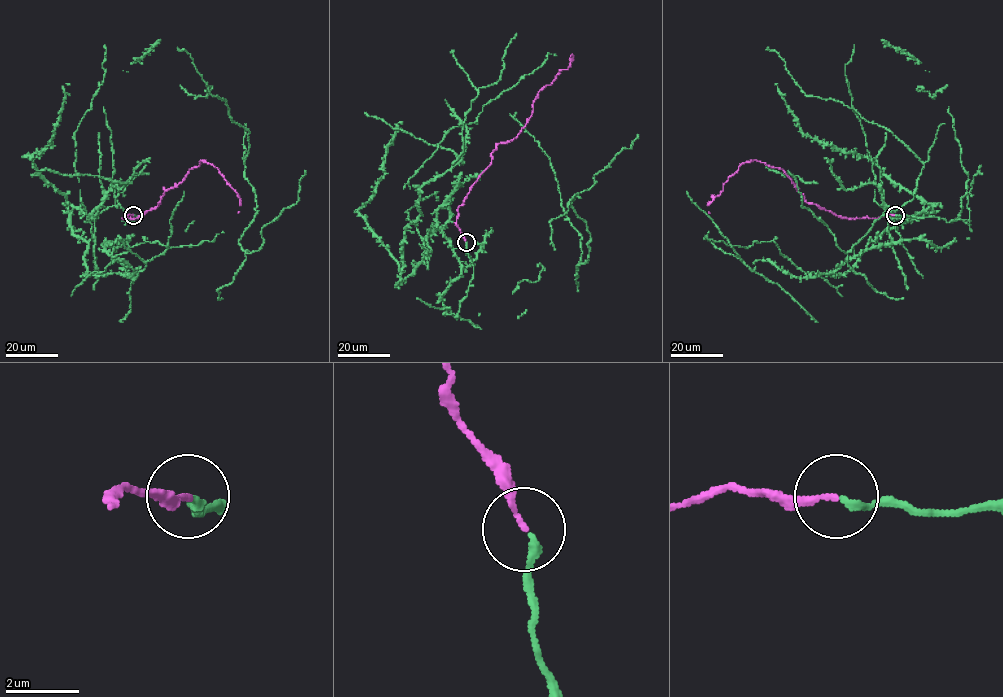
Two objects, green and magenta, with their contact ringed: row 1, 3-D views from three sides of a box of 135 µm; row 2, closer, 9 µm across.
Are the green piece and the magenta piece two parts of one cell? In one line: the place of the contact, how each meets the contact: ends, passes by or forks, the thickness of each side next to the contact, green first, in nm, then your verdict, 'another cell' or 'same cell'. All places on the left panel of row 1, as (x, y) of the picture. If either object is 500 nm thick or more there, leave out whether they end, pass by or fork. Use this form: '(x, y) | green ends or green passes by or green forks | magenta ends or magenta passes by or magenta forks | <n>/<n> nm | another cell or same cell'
(133, 215) | green ends | magenta ends | 190/150 nm | same cell

